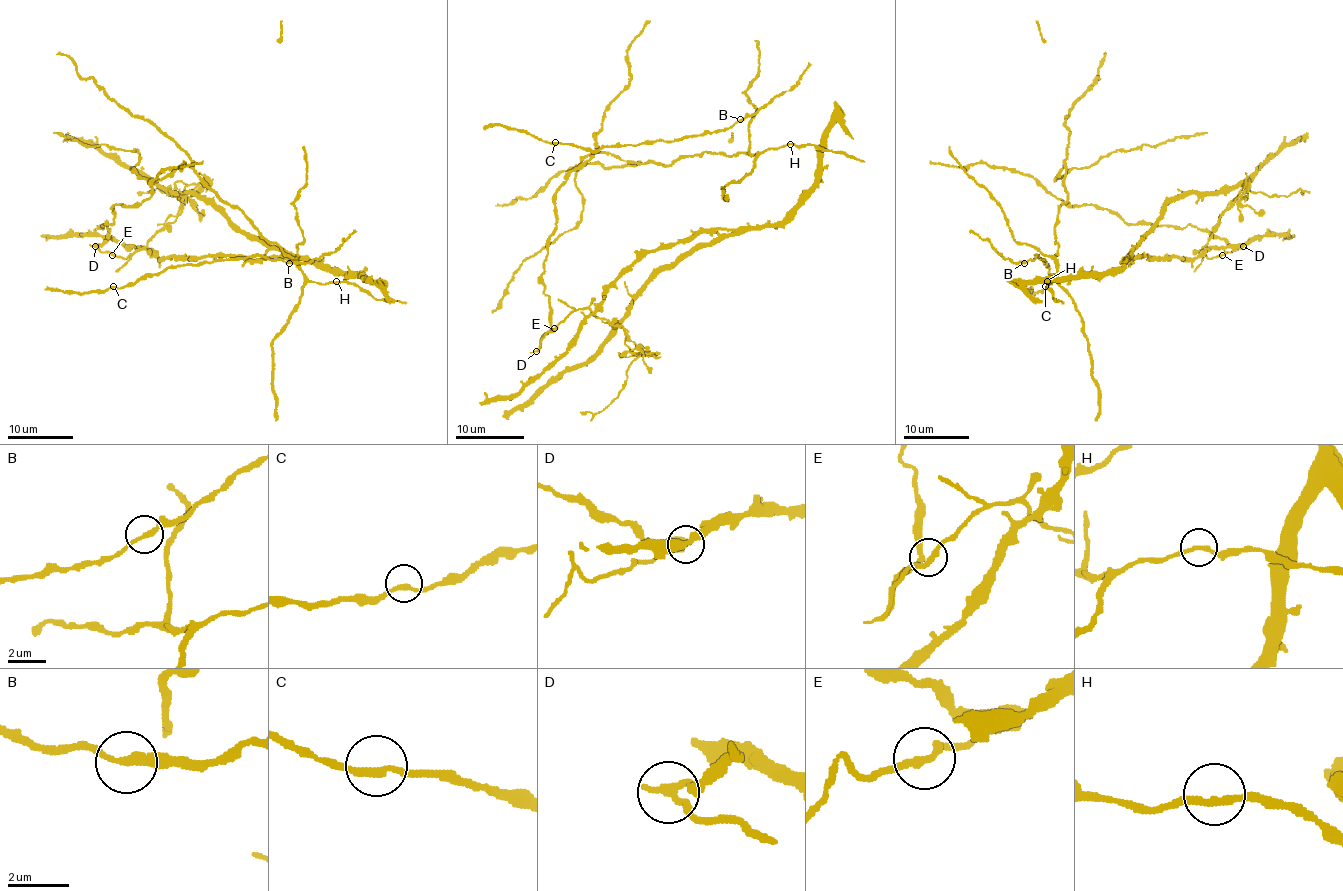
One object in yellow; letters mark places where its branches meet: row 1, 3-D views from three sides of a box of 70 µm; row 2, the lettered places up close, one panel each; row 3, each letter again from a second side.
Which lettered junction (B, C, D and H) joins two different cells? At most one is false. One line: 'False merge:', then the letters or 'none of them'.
False merge: D

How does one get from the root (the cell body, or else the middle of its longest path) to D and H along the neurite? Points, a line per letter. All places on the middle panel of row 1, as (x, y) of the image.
D: (742, 227), (697, 230), (681, 240), (645, 251), (598, 303), (592, 301), (571, 311), (545, 335), (536, 351)
H: (742, 227), (775, 227), (814, 182), (818, 145), (790, 144)

